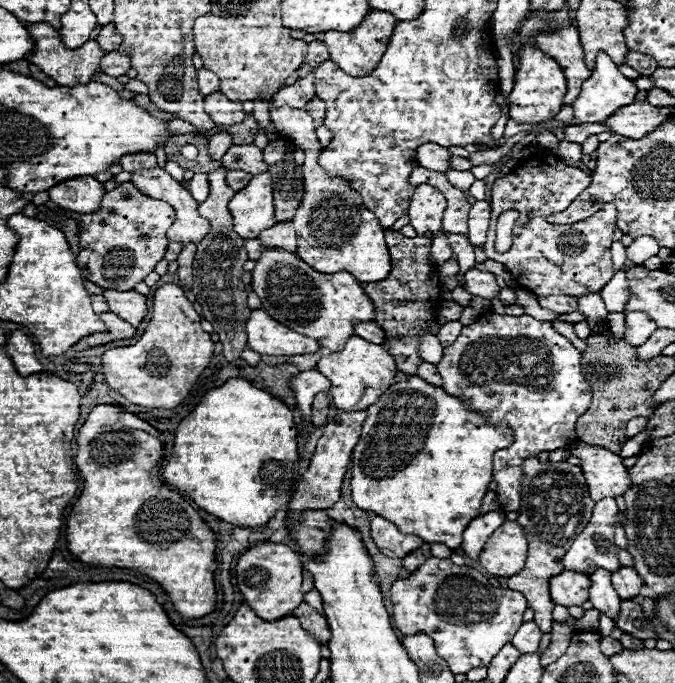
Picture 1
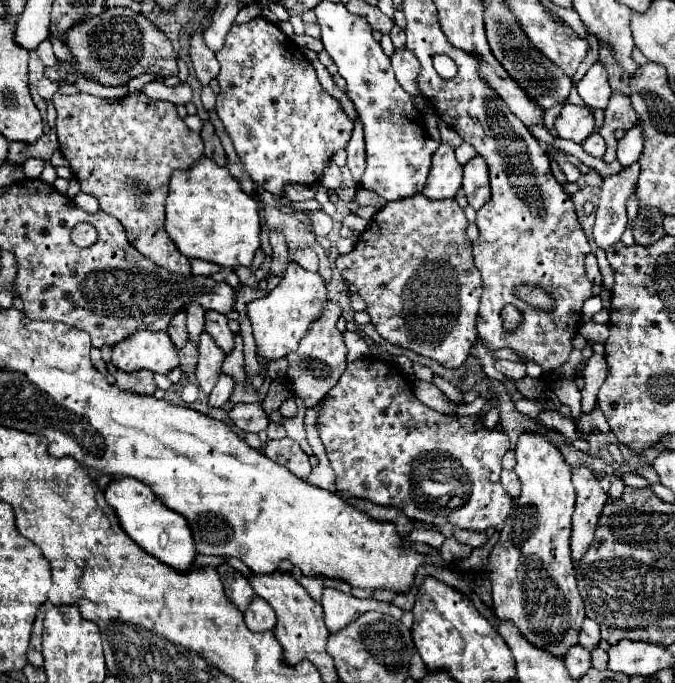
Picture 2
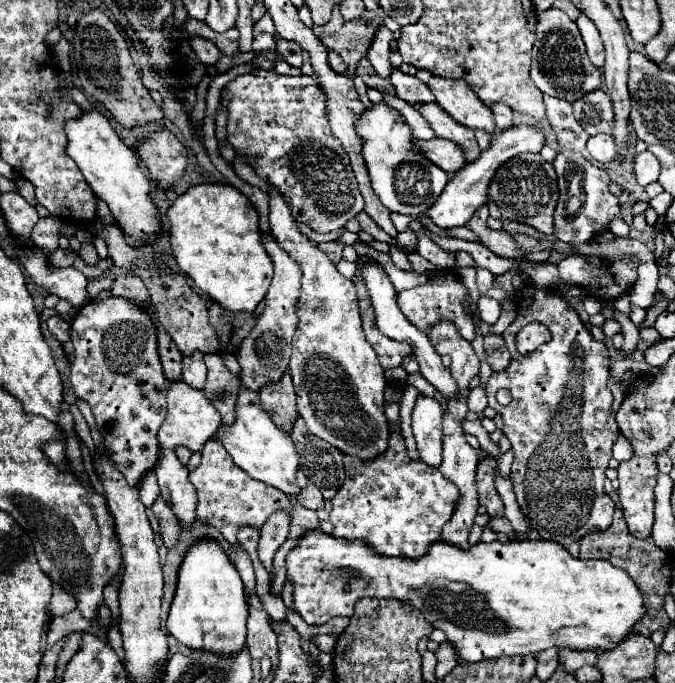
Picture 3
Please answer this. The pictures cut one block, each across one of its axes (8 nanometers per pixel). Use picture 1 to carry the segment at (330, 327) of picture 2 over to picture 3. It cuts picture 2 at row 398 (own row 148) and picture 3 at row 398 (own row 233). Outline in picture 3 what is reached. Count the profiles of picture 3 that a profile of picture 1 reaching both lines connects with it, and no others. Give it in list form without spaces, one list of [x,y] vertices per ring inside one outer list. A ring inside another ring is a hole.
[[[270,190],[270,230],[276,244],[296,260],[302,270],[300,300],[296,302],[298,332],[292,338],[290,376],[296,388],[296,406],[308,430],[336,446],[338,450],[370,460],[388,446],[388,426],[384,416],[384,368],[376,352],[366,342],[356,286],[344,278],[332,260],[312,246],[298,230],[278,190]]]

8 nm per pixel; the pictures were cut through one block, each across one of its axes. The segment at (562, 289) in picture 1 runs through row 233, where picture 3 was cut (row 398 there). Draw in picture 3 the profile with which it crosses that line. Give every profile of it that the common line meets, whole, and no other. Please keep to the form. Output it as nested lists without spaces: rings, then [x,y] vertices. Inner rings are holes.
[[[524,286],[516,290],[514,302],[518,316],[502,334],[512,362],[504,372],[492,374],[486,384],[486,396],[488,404],[504,418],[502,430],[514,450],[510,478],[522,514],[528,518],[530,526],[538,530],[540,538],[570,546],[592,530],[606,530],[614,514],[614,502],[604,492],[604,472],[608,468],[608,460],[612,458],[612,444],[620,436],[616,416],[612,412],[612,394],[606,384],[610,376],[608,350],[604,342],[592,338],[578,312],[564,302],[558,292],[538,286]],[[532,322],[544,324],[552,338],[540,344],[532,354],[520,354],[516,350],[516,334]],[[500,388],[508,388],[512,392],[512,402],[508,406],[500,406],[496,402],[496,392]]]

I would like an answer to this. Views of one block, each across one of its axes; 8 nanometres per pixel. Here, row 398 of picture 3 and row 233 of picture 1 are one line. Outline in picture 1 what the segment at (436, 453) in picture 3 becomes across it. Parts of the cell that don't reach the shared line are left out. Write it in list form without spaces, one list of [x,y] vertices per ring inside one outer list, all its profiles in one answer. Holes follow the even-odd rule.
[[[422,184],[416,186],[416,192],[410,202],[410,224],[414,226],[418,236],[434,238],[436,232],[442,230],[442,214],[446,208],[446,200],[440,190]]]

